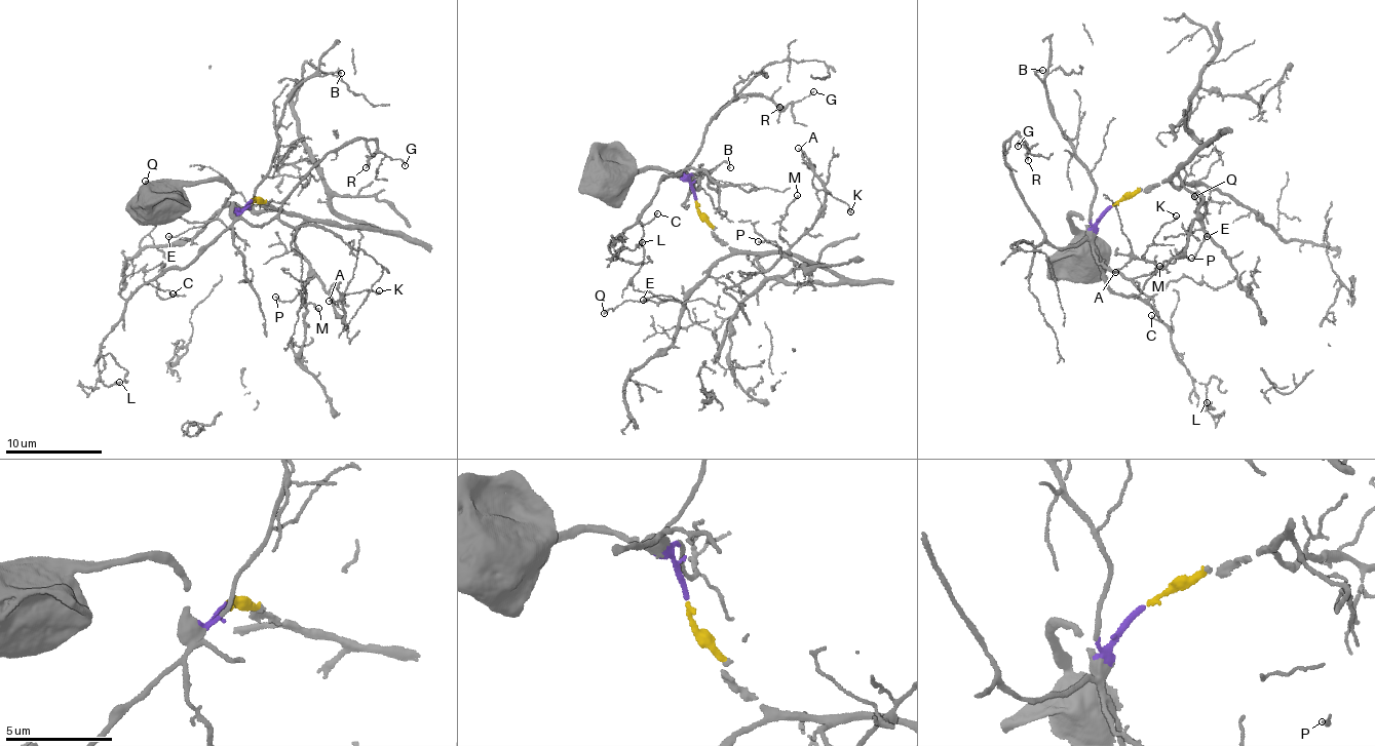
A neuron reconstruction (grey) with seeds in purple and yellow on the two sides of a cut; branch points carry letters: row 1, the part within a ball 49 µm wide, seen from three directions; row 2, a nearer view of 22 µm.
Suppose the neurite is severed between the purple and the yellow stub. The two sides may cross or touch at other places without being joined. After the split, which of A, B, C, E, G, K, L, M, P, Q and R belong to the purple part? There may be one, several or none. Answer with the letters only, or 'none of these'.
B, C, G, L, R

